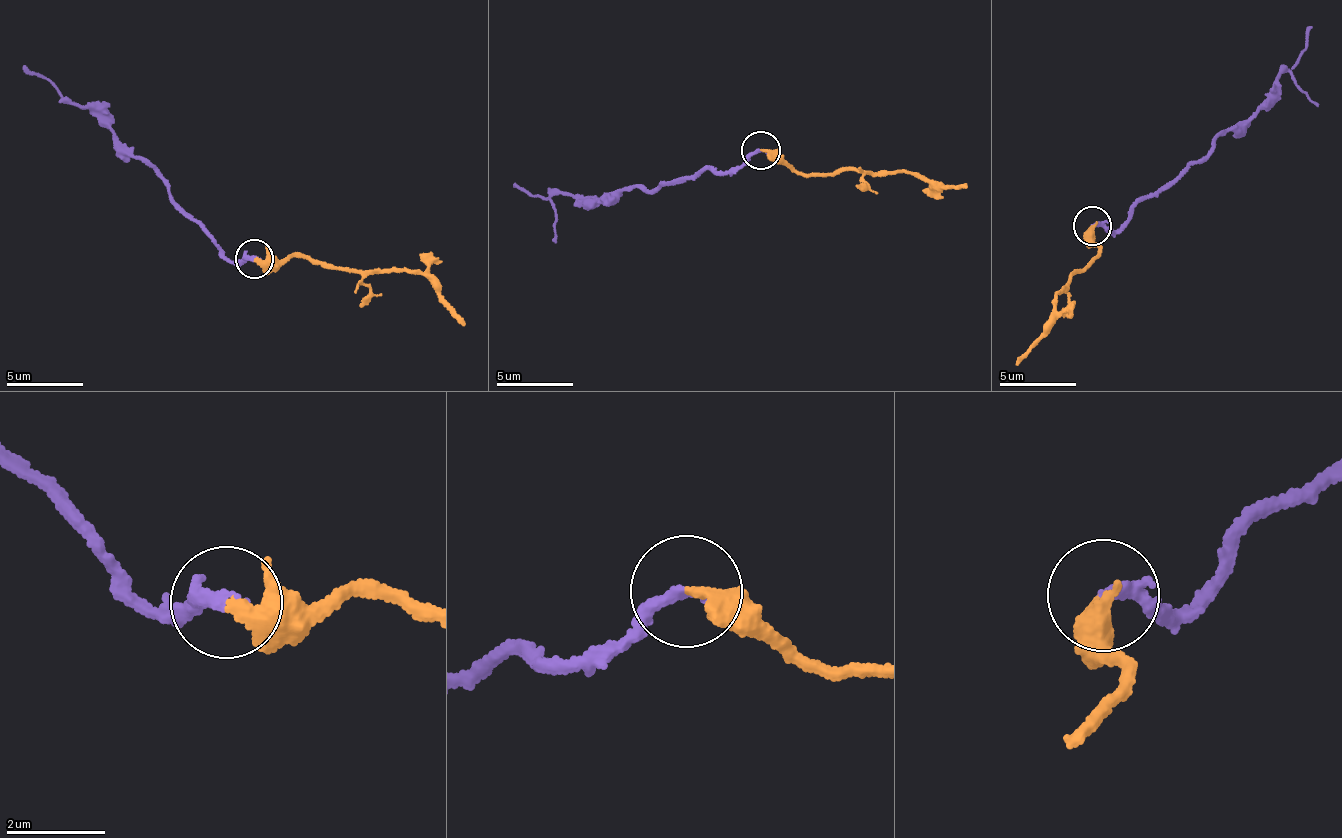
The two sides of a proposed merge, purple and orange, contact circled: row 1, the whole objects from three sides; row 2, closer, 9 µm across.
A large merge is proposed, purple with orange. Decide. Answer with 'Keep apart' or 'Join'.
Join

